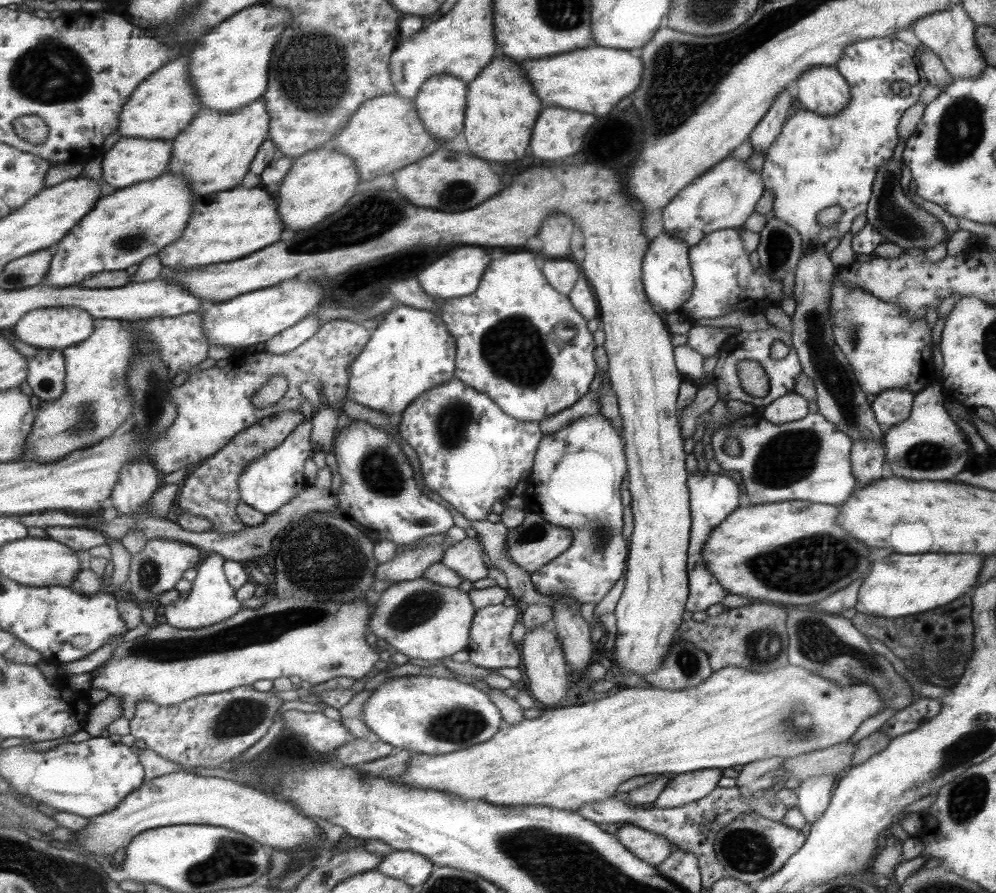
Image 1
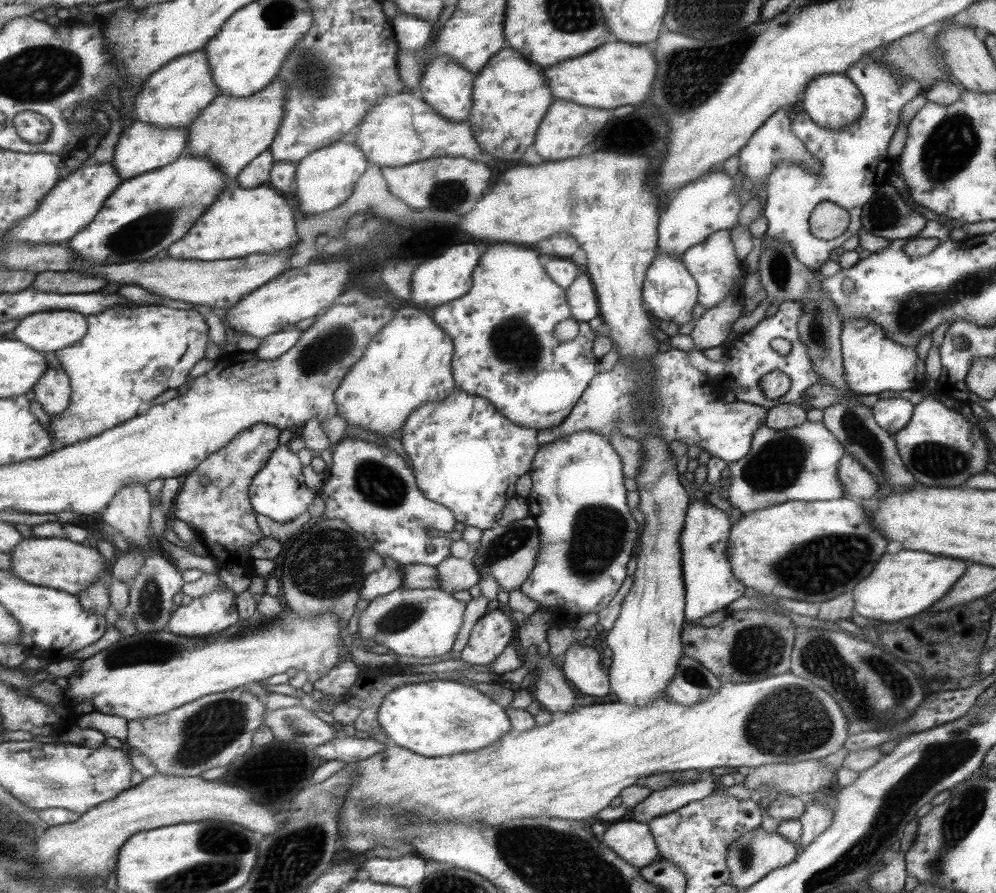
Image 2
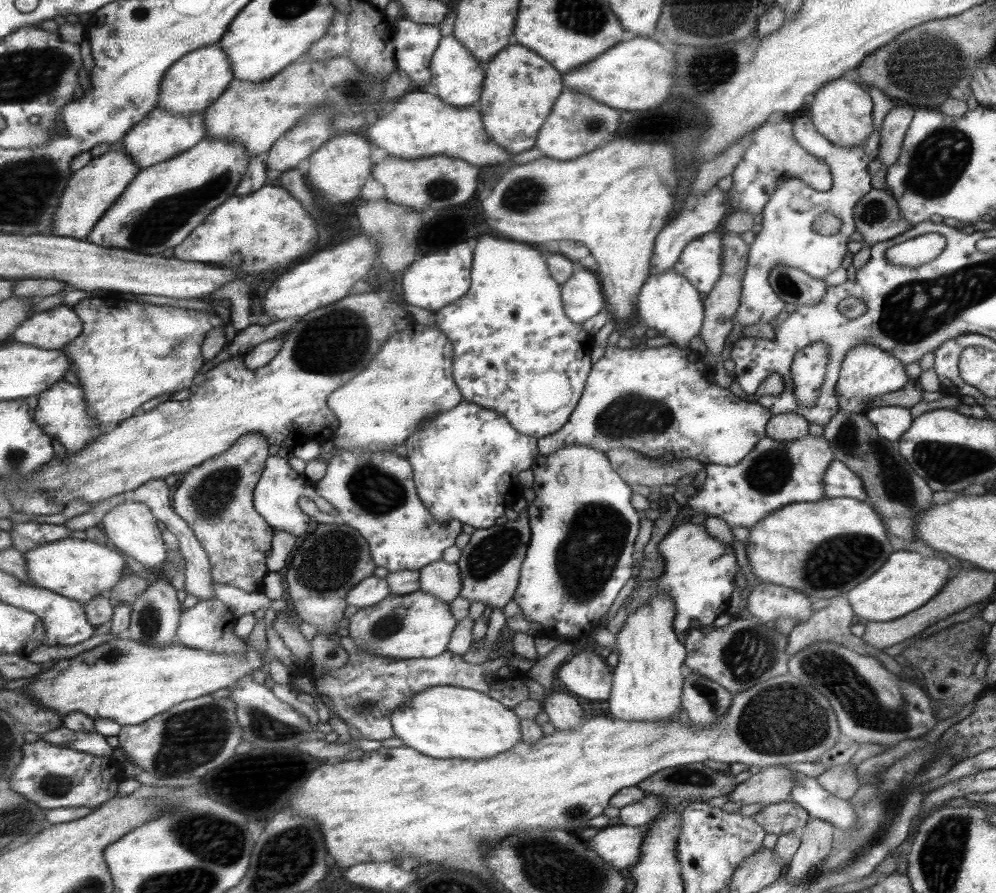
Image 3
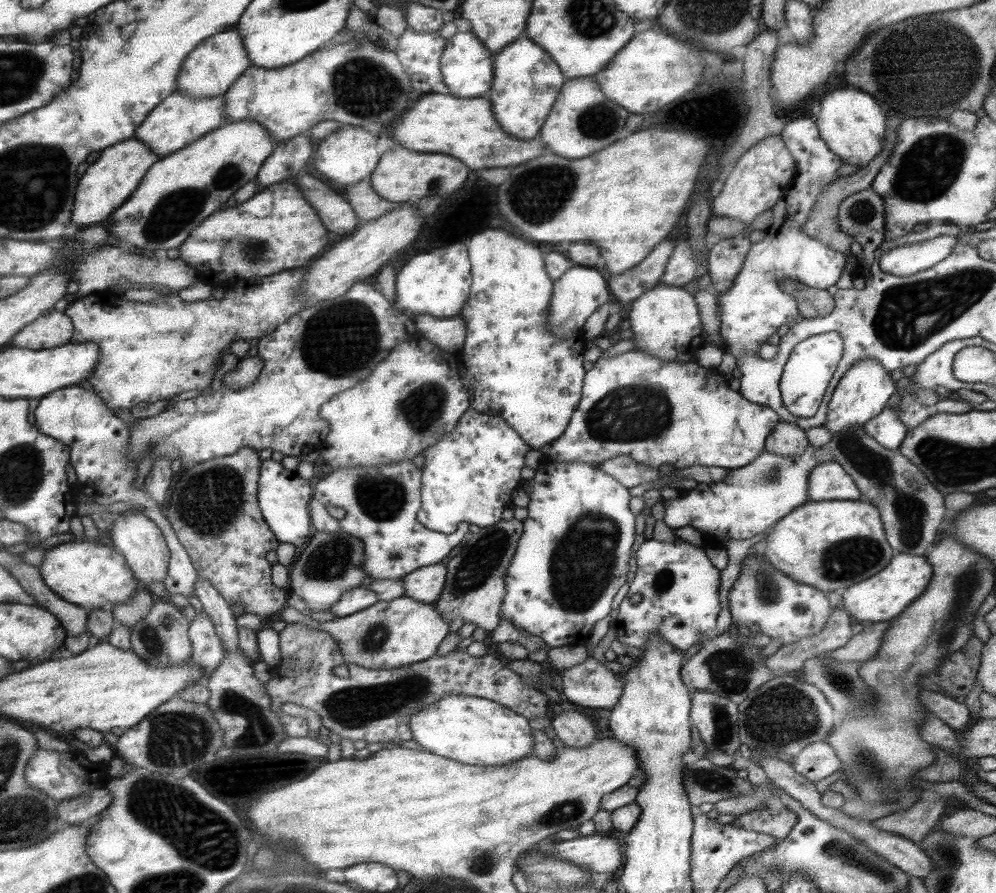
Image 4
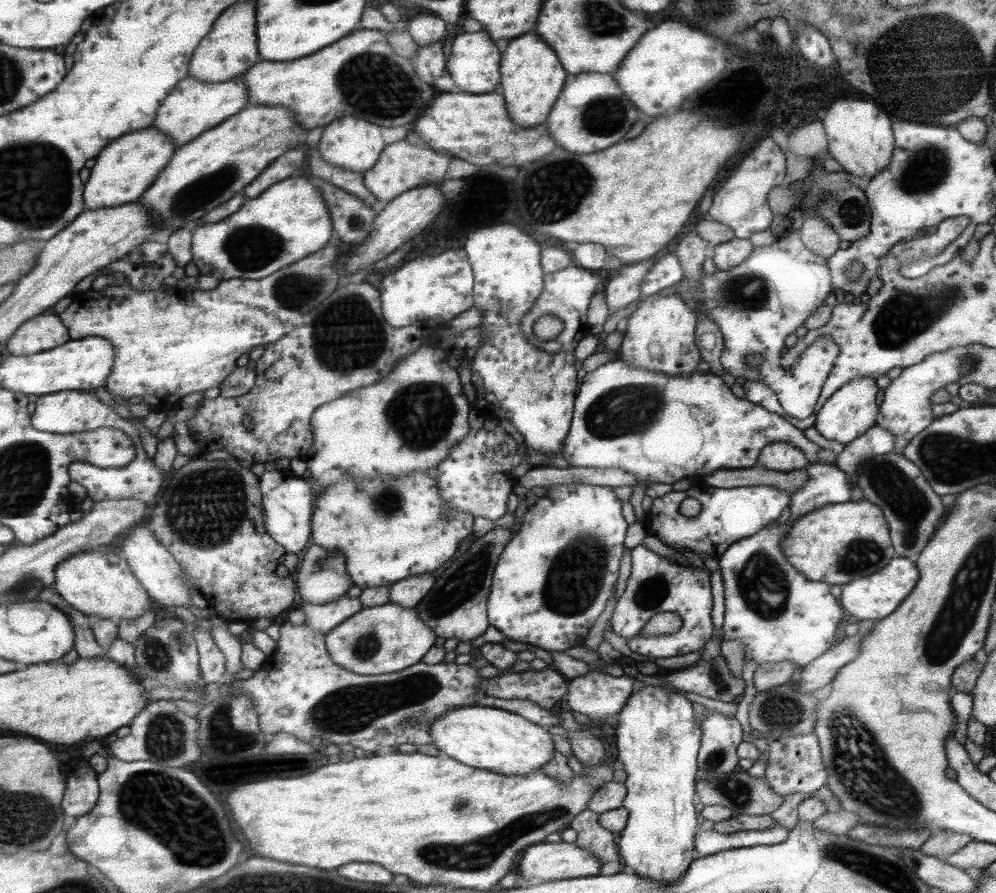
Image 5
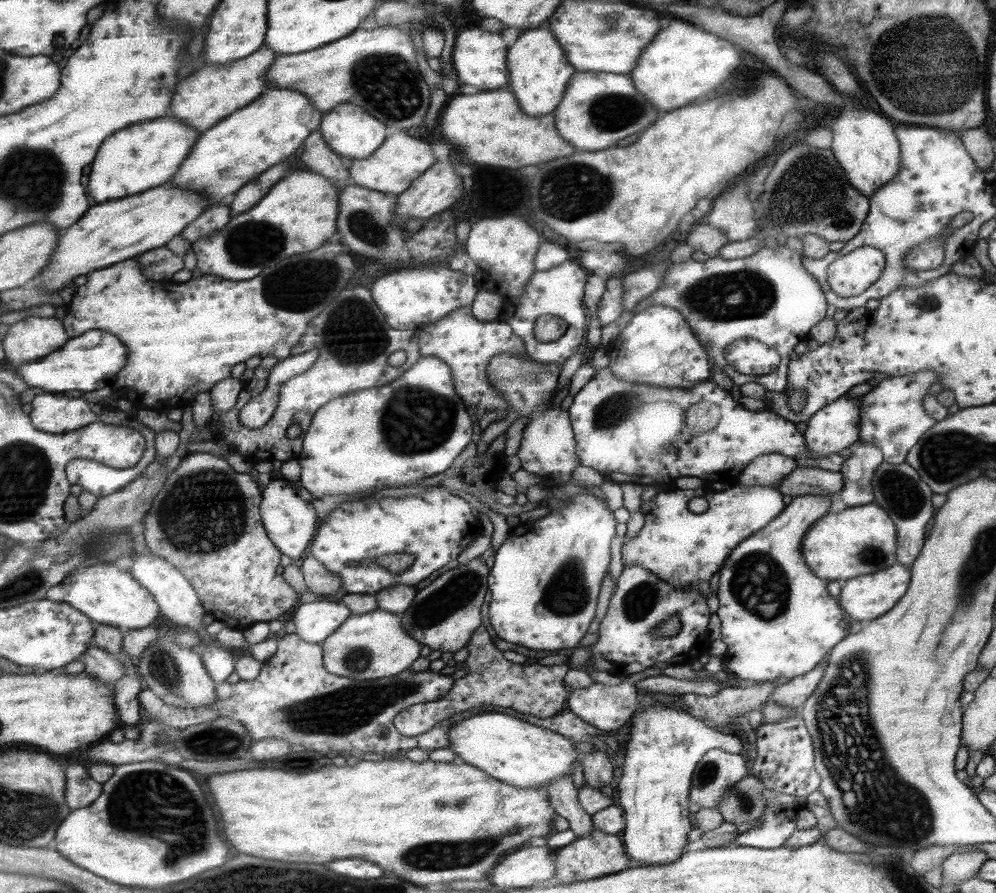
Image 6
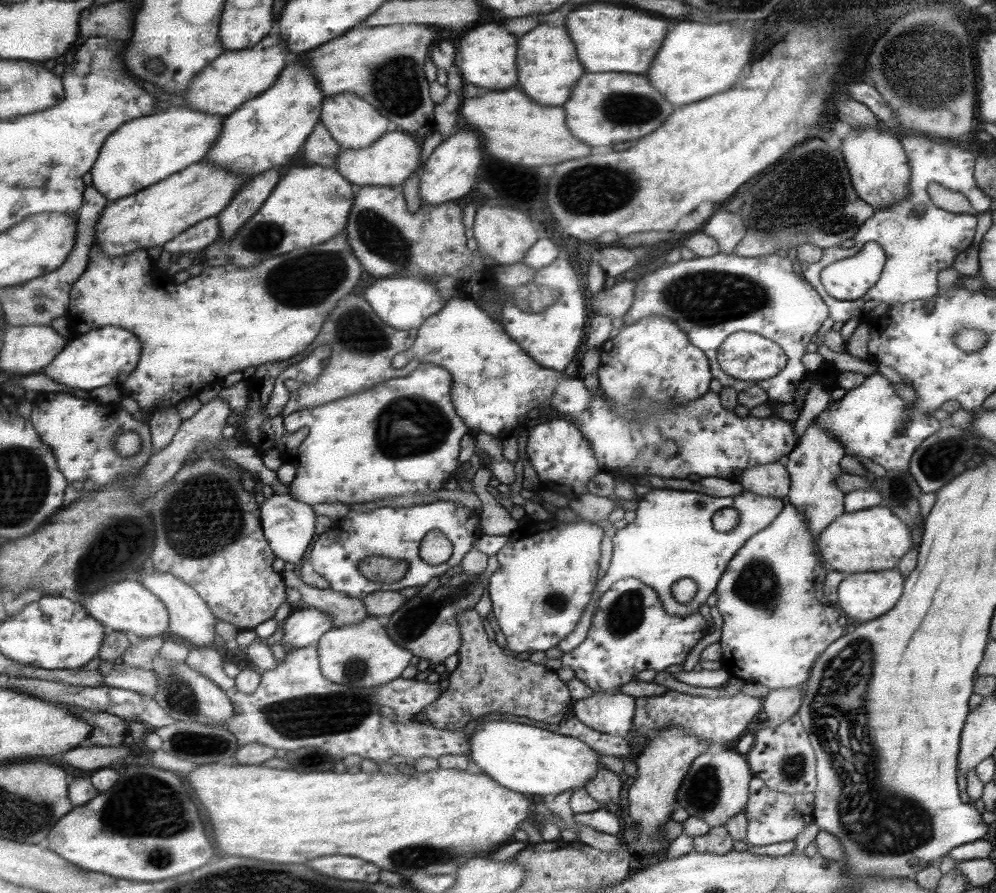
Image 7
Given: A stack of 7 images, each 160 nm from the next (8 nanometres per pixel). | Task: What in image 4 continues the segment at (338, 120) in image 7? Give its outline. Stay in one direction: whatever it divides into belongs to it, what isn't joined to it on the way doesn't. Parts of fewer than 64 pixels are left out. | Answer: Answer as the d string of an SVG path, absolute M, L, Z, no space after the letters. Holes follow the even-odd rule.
M355 125L340 126L335 132L331 132L321 140L313 156L313 166L331 184L335 182L335 184L345 186L358 183L359 180L370 176L377 160L380 159L375 144L378 144L375 135L363 128Z

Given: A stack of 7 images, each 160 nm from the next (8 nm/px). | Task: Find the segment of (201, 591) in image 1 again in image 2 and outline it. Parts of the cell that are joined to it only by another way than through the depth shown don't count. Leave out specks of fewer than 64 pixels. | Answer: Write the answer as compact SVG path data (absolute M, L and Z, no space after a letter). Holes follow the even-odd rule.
M220 584L213 592L175 609L169 631L177 636L209 636L238 623L233 592Z

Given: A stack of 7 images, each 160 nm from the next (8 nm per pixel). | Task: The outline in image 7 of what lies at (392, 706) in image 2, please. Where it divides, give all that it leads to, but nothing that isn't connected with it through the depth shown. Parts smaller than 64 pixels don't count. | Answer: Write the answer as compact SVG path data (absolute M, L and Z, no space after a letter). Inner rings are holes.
M498 721L476 726L469 739L469 760L473 769L490 776L503 788L550 799L561 792L586 786L589 776L598 774L602 764L589 748L574 737L560 736L538 726Z

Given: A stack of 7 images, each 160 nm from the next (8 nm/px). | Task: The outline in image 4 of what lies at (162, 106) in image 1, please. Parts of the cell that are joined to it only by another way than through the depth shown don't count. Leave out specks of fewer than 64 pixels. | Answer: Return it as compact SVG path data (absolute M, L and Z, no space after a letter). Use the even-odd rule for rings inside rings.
M235 26L229 27L202 40L193 51L186 55L181 72L176 79L176 91L186 97L223 95L243 74L243 71L247 71L250 67L251 60L238 30Z

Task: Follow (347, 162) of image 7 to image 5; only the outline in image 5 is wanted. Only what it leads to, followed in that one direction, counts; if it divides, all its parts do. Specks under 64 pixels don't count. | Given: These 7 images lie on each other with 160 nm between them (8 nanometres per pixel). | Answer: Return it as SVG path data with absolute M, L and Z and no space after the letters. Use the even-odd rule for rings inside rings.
M402 139L388 144L374 166L362 172L363 184L379 205L386 204L412 188L429 183L440 185L448 170L447 162L450 162L447 156L439 156L434 150L408 144Z

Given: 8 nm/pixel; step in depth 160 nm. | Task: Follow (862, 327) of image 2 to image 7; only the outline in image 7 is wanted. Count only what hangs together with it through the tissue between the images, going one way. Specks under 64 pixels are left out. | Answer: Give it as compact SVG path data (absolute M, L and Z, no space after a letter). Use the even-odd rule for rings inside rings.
M813 419L786 455L788 461L785 467L790 478L787 502L802 513L810 535L817 540L818 536L845 512L845 493L836 485L836 479L842 474L840 463L847 454L842 444L820 428Z

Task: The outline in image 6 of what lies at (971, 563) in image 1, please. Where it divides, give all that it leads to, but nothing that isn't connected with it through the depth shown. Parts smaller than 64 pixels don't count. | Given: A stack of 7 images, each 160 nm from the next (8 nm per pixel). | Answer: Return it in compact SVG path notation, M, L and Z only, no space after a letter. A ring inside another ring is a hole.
M896 562L893 566L885 570L878 570L875 574L859 575L853 579L841 582L839 604L846 613L855 620L873 620L878 616L885 615L903 595L906 594L910 584L909 567Z

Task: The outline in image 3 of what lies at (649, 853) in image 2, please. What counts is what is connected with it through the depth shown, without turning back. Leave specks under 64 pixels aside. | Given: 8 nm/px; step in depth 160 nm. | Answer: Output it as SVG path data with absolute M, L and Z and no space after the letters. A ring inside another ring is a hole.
M616 822L588 833L583 843L613 868L633 865L641 851L642 838L649 826L629 827Z

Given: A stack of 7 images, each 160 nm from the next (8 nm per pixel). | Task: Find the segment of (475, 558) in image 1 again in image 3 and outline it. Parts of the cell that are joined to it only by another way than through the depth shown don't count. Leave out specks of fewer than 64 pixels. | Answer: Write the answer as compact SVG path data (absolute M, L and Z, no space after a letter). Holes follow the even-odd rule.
M436 560L418 570L418 590L434 596L437 600L450 603L460 589L456 563Z

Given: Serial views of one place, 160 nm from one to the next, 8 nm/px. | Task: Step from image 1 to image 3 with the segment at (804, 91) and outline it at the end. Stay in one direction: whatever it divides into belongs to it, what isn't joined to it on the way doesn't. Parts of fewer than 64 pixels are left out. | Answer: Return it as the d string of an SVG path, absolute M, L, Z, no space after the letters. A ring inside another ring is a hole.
M839 78L824 84L815 93L809 114L814 127L831 144L841 148L853 148L866 142L874 132L874 126L871 126L871 99L870 94L863 92L857 83Z

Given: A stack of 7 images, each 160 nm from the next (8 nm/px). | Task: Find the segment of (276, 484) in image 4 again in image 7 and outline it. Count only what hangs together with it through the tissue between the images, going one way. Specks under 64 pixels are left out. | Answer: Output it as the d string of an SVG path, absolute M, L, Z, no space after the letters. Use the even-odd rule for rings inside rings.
M273 493L259 505L259 512L261 512L263 532L266 533L266 540L269 541L275 556L281 558L284 563L299 562L303 558L305 550L309 550L307 546L313 540L315 514L311 512L311 508L294 498L289 498L288 494Z

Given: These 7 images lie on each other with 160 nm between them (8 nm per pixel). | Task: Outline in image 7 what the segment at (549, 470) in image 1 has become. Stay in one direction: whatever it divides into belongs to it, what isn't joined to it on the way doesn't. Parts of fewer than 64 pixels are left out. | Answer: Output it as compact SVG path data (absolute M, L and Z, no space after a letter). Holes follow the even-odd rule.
M577 517L574 522L559 526L549 525L547 532L525 535L508 543L495 554L499 567L491 574L487 592L493 616L504 634L506 647L511 652L544 652L565 639L582 616L598 582L597 569L600 557L600 538L604 532L599 525Z

